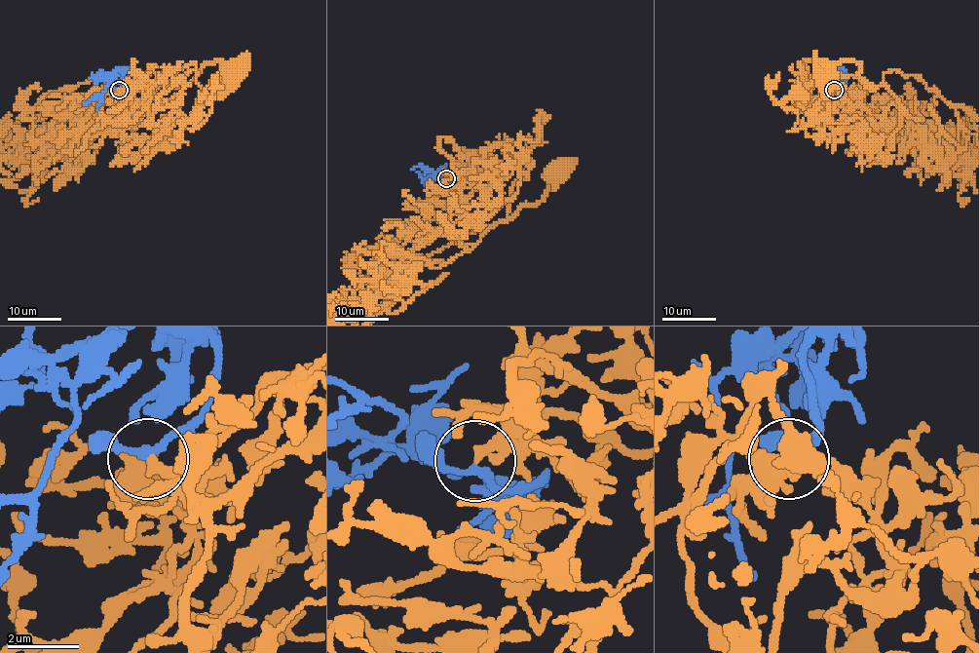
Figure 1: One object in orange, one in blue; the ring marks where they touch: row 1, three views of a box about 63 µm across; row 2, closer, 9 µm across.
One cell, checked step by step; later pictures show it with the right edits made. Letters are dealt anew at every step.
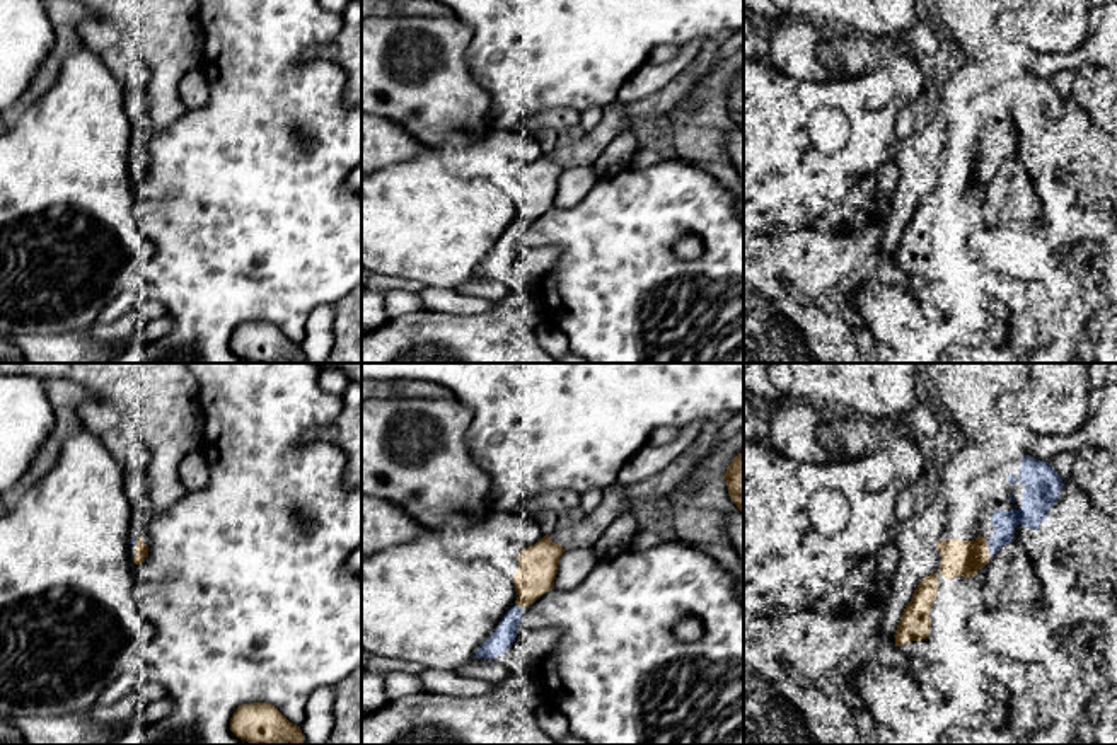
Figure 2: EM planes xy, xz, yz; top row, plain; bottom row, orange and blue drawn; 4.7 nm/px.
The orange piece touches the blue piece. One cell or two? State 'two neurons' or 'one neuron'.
one neuron

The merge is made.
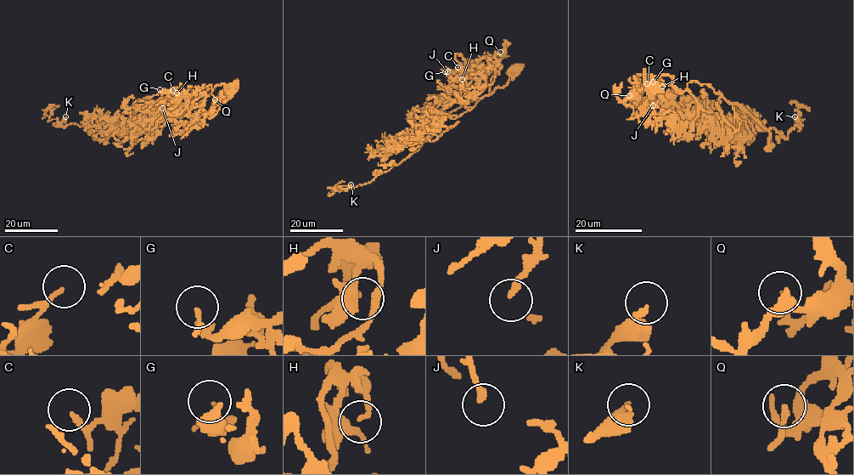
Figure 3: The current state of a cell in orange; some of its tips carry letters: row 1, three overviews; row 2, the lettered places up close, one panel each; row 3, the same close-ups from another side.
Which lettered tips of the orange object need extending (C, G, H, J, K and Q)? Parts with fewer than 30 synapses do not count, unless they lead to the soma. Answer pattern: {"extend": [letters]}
{"extend": ["K", "Q"]}

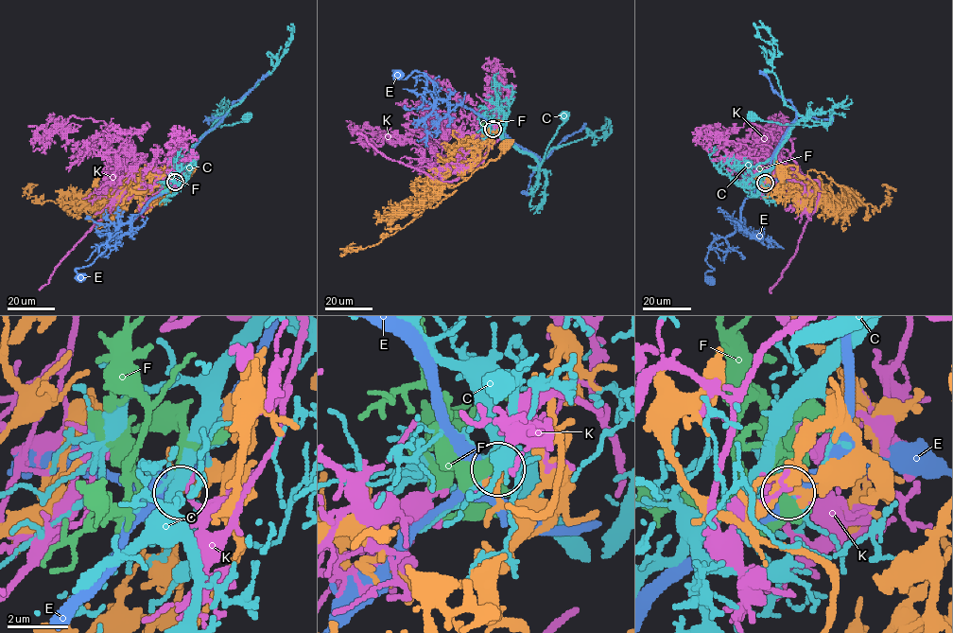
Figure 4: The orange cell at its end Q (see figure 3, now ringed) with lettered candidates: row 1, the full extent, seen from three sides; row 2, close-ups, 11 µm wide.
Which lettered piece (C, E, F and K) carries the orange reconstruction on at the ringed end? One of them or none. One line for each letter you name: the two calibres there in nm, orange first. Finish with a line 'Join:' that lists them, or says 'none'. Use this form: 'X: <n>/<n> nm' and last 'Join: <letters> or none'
F: 160/340 nm
Join: F

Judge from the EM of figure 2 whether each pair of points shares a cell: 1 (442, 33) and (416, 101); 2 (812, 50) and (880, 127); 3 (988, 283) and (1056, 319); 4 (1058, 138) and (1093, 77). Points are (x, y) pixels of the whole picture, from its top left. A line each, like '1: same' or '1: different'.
1: same
2: different
3: same
4: different

